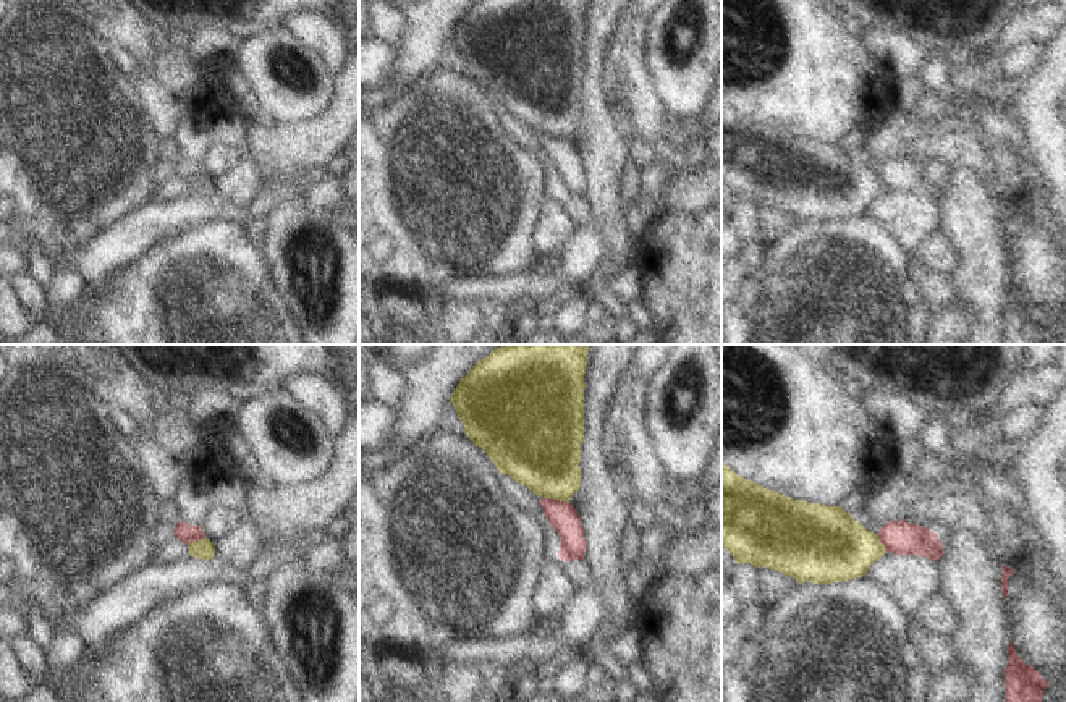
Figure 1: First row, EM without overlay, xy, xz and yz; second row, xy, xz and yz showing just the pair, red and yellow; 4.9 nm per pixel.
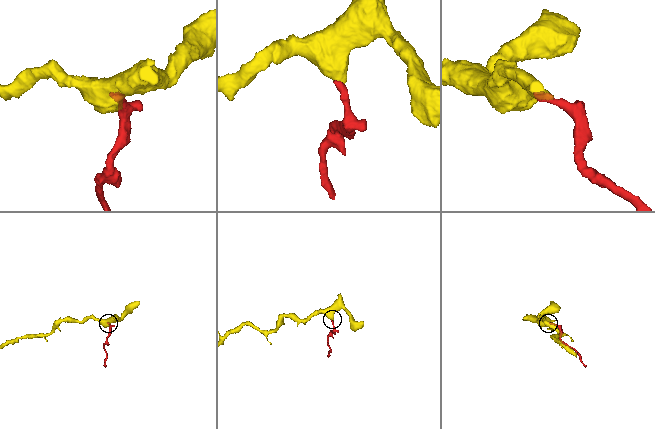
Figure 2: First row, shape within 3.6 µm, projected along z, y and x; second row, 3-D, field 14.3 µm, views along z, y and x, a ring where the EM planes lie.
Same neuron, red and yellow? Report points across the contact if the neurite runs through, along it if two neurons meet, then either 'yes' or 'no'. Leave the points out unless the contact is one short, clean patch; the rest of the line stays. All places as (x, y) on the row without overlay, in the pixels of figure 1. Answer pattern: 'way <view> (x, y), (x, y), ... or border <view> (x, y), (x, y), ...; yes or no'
border xz (542, 133), (568, 141); no

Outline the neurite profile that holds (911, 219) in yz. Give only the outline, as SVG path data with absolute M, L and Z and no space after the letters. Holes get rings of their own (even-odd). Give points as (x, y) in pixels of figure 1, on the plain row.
M886 189L872 201L867 215L883 225L904 251L912 252L940 233L943 209L929 196Z

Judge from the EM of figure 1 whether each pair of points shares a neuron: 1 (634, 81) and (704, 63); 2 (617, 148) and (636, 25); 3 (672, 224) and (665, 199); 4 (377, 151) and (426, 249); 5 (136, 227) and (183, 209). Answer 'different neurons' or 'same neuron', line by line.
1: different neurons
2: different neurons
3: different neurons
4: same neuron
5: same neuron

